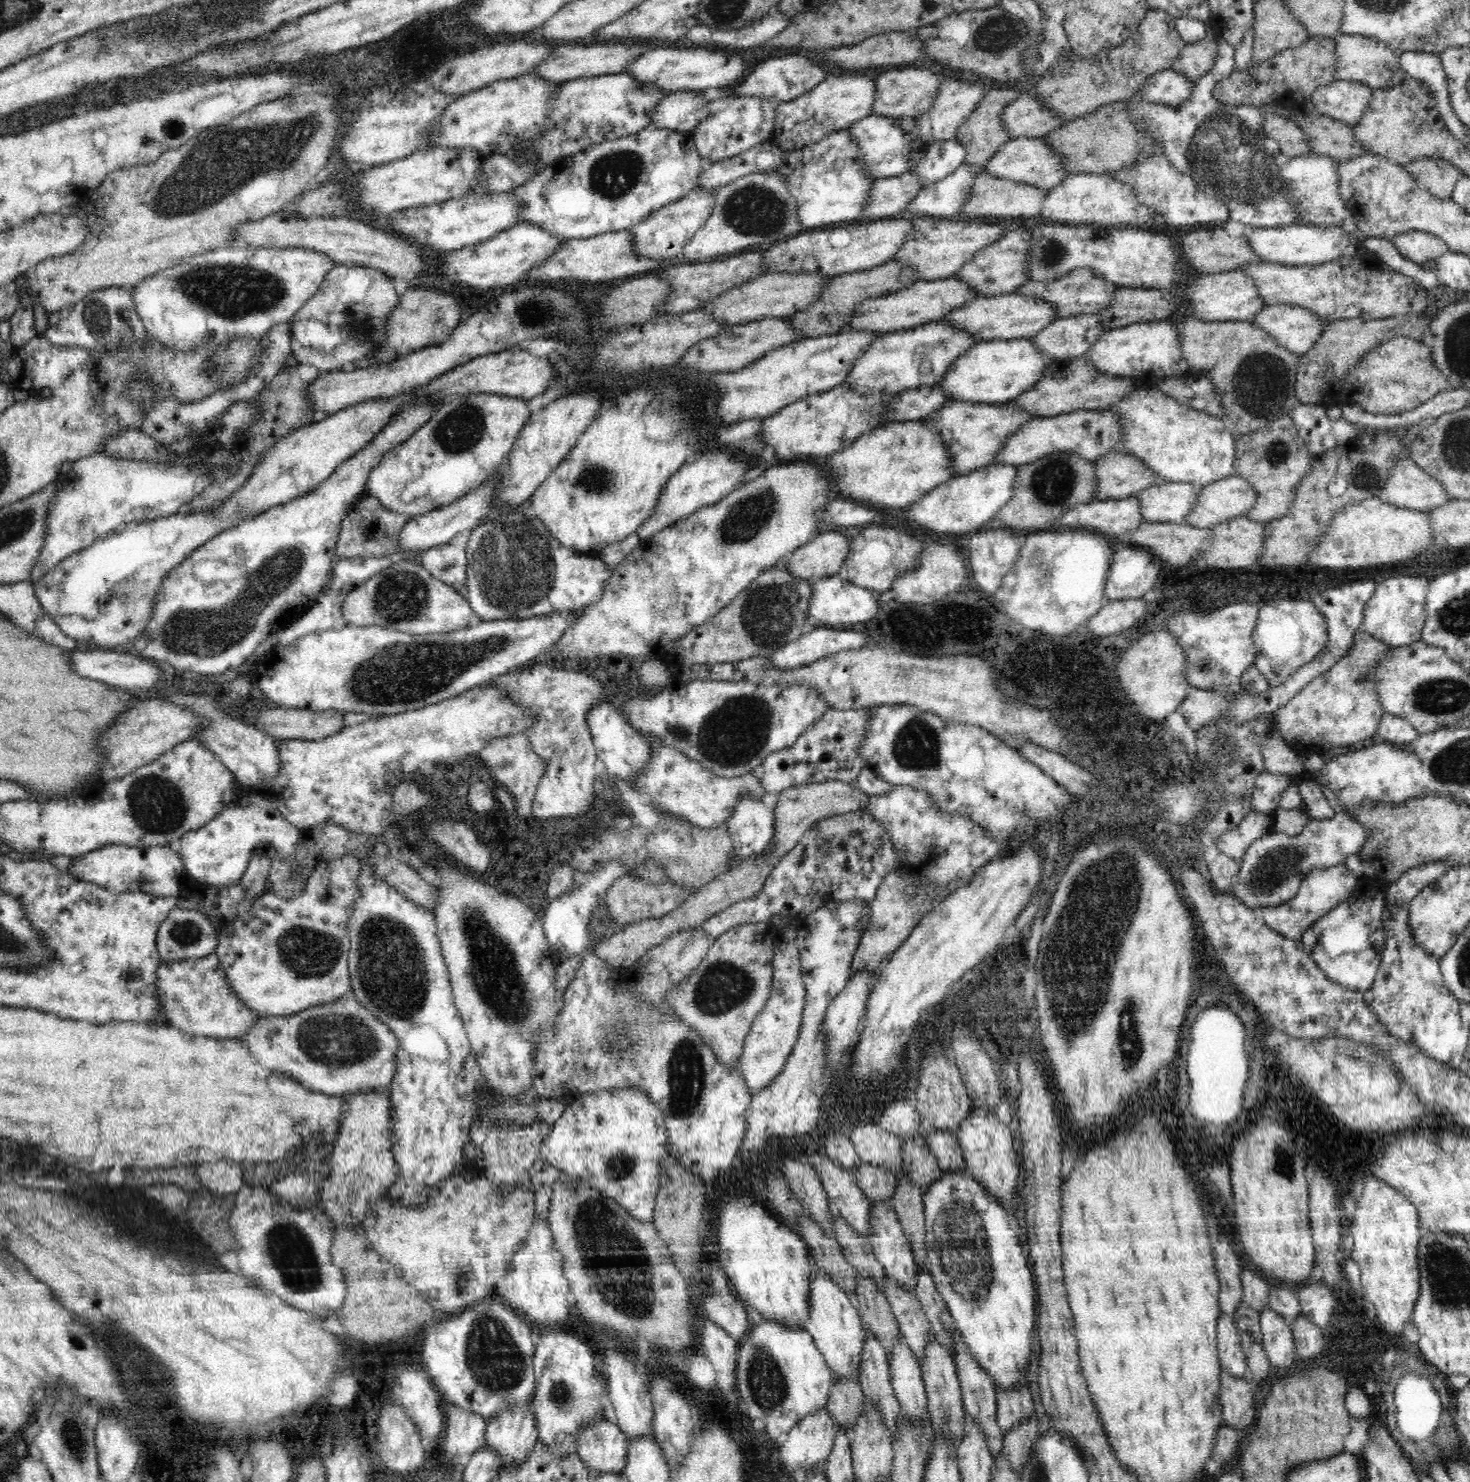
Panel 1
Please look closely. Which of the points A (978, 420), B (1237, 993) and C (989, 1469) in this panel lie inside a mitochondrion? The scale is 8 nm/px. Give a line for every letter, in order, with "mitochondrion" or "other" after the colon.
A: other
B: other
C: other

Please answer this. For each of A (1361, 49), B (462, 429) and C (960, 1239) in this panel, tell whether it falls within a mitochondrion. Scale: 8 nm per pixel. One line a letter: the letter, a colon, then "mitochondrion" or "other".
A: other
B: mitochondrion
C: mitochondrion

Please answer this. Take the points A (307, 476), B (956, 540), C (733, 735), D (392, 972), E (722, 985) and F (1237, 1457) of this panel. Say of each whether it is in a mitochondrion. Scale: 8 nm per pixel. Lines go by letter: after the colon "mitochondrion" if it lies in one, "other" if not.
A: other
B: other
C: mitochondrion
D: mitochondrion
E: mitochondrion
F: other

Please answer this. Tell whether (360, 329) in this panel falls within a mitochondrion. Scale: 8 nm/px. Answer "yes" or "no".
yes

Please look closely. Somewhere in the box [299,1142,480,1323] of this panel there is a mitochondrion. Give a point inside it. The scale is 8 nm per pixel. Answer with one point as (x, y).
(460, 1278)

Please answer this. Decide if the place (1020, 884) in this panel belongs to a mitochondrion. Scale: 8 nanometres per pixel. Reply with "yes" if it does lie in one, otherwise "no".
no

